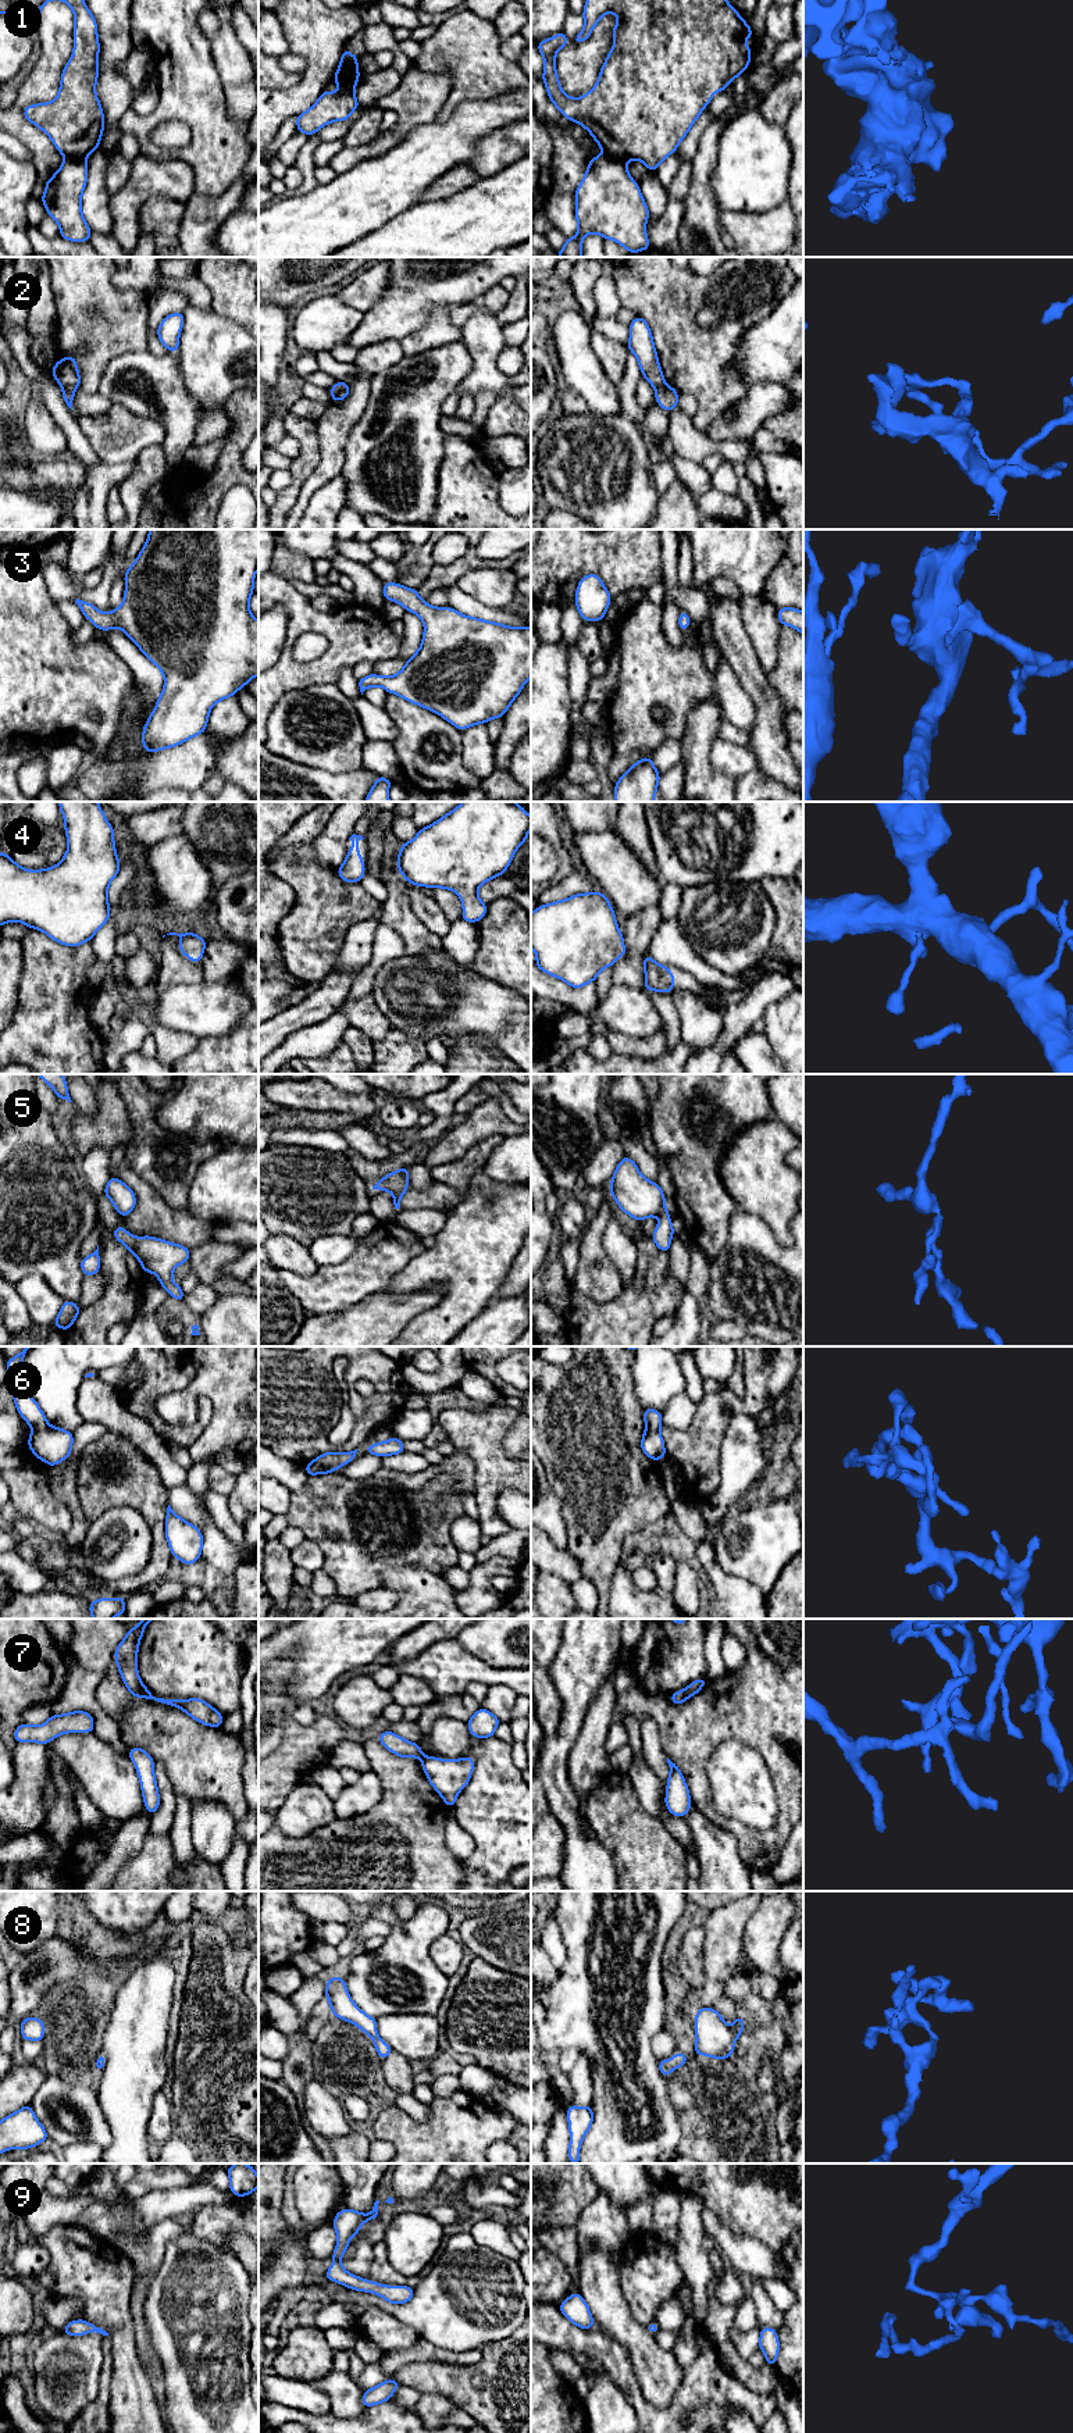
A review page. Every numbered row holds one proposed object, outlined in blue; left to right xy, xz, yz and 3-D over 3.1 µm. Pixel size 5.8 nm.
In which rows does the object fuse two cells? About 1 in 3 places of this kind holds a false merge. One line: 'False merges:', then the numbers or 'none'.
False merges: 1, 2, 6, 7

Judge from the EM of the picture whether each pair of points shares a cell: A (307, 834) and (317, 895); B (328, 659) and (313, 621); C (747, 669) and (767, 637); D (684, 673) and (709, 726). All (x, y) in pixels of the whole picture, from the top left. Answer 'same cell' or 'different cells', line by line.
A: different cells
B: same cell
C: different cells
D: different cells

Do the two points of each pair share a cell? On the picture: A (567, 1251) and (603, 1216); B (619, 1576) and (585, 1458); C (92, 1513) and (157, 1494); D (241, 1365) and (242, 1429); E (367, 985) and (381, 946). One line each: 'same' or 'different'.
A: different
B: different
C: same
D: same
E: same

